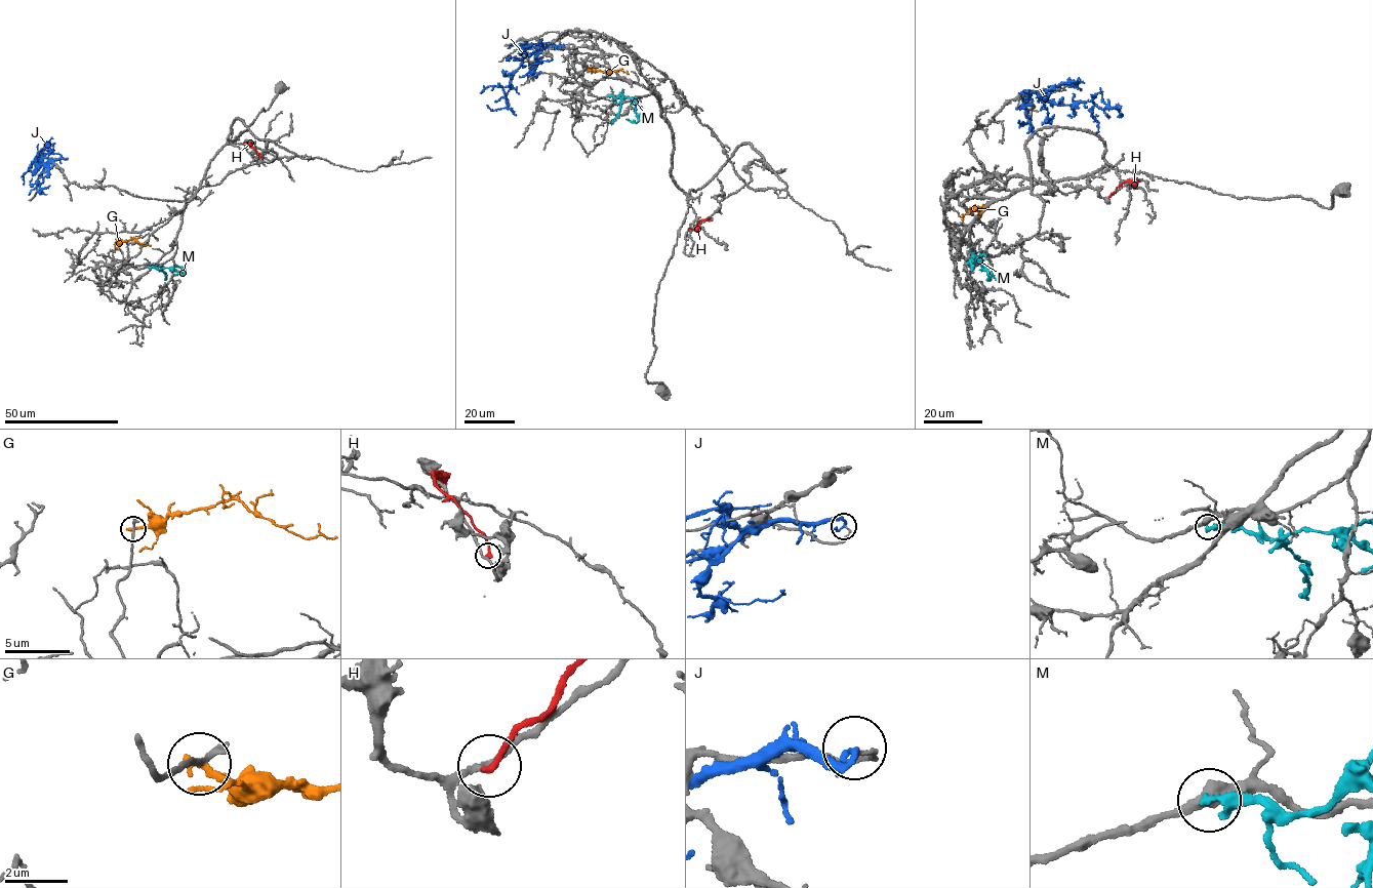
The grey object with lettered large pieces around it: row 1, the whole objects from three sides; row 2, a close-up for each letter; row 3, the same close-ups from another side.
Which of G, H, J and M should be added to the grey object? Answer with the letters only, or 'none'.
none

